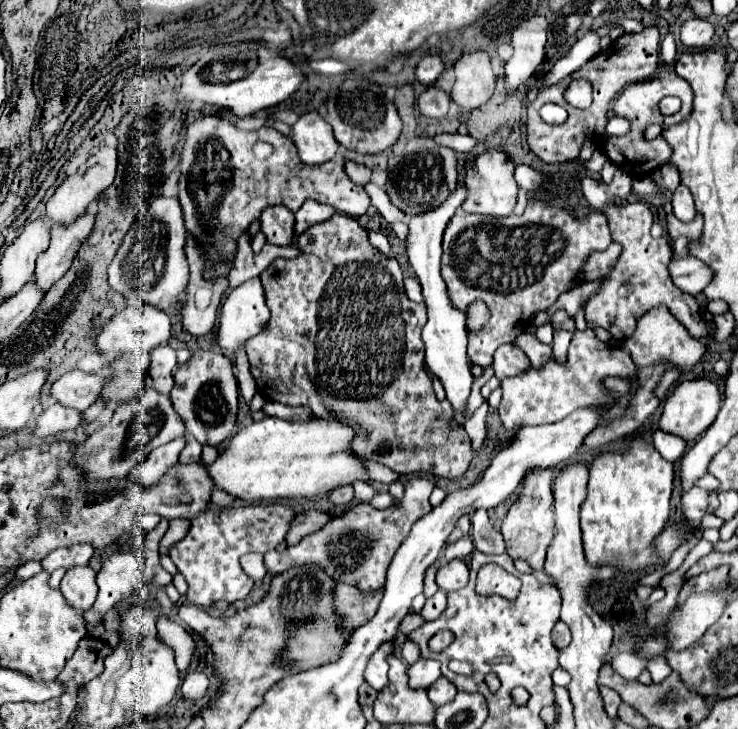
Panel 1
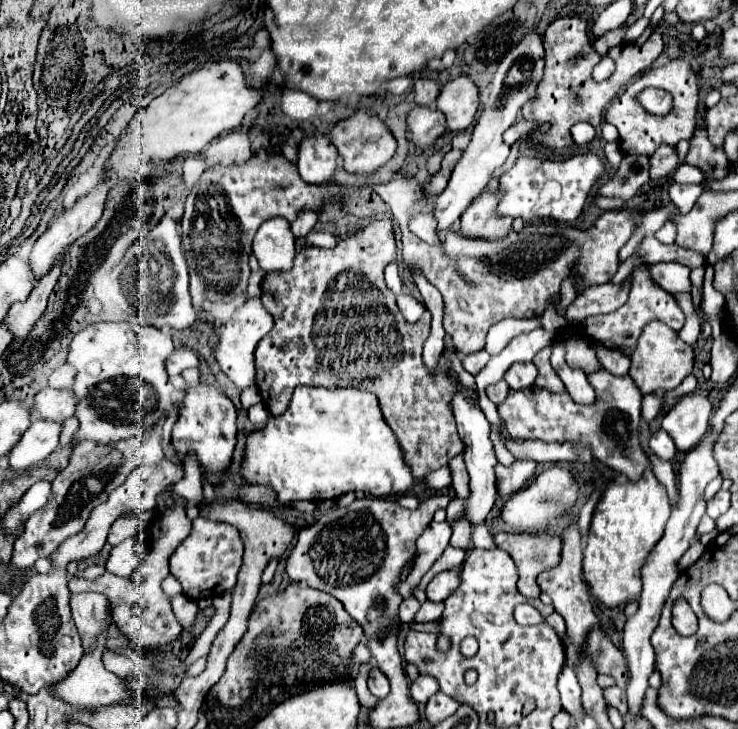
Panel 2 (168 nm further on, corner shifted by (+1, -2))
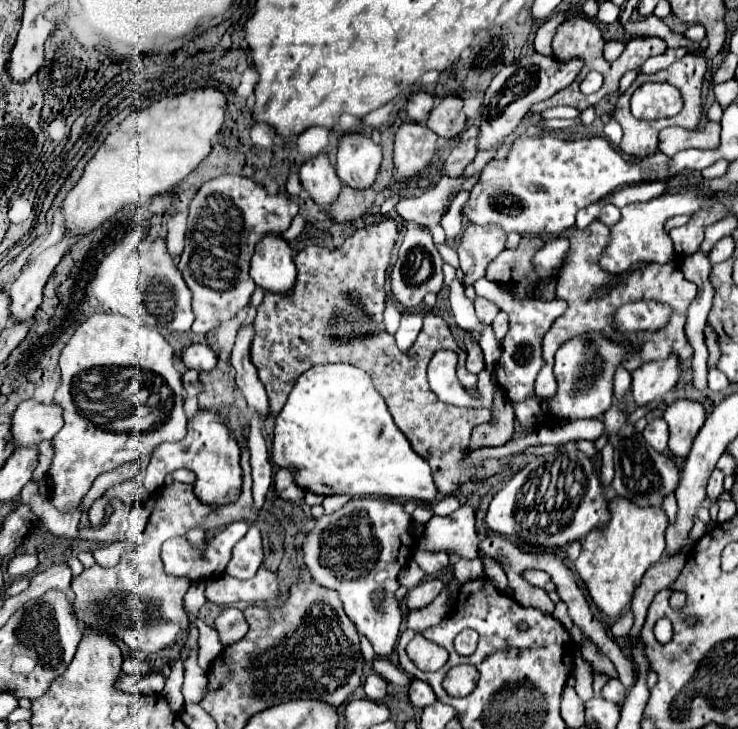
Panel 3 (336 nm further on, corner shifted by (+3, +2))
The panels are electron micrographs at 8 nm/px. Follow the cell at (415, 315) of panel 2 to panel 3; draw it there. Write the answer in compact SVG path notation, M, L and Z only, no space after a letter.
M403 312L401 314L401 324L395 332L395 340L397 340L397 346L401 350L407 350L415 342L415 338L421 330L421 324L423 324L421 320L423 318L421 318L419 312Z

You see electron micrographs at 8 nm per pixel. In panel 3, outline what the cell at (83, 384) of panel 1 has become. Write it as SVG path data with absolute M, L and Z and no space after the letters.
M25 400L17 406L11 420L15 446L37 446L41 440L53 438L63 426L63 410L59 404L41 404Z

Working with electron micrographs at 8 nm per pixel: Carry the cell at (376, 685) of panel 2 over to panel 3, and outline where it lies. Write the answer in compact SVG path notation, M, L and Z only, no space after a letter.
M369 674L369 676L365 678L363 690L365 690L365 694L367 694L369 700L379 702L379 700L383 700L385 694L387 694L387 680L385 680L383 676L379 676L379 674Z

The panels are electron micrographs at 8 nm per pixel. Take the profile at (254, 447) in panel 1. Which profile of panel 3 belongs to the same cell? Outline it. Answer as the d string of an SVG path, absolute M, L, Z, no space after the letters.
M351 364L313 366L297 378L283 410L275 418L271 460L279 468L293 470L293 480L299 488L319 496L389 496L431 502L437 494L429 464L415 454L409 440L395 426L383 396L373 388L371 376Z

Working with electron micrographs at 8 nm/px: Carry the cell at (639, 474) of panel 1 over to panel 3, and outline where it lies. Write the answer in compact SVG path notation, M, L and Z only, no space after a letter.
M621 496L613 498L607 510L611 520L583 538L583 550L575 560L575 570L587 584L597 608L615 618L625 610L625 606L631 604L633 592L641 584L647 568L661 558L665 550L665 528L669 522L663 508L641 508Z

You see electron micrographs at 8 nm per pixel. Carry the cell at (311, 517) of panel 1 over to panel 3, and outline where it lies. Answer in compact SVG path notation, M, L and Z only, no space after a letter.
M229 606L225 608L217 618L215 618L215 628L217 628L217 634L219 634L219 640L223 644L223 648L239 642L245 632L249 630L247 622L245 622L245 616L241 614L239 608L235 606Z

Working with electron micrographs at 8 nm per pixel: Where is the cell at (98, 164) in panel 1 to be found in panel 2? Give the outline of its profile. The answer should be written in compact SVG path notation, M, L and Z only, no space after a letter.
M101 182L101 184L97 184L97 188L91 194L87 194L83 200L79 200L71 210L67 210L63 214L57 214L53 218L53 222L47 228L47 232L37 240L37 244L35 244L33 252L31 252L31 258L29 258L29 266L31 266L33 276L35 276L35 280L33 280L35 286L55 266L55 262L61 258L61 254L67 250L67 246L71 246L71 242L75 242L77 238L87 234L87 230L91 230L91 226L95 226L95 222L101 218L103 202L105 202L107 192L109 192L109 184Z

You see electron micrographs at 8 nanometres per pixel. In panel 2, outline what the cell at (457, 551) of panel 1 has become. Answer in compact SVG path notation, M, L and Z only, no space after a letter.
M449 546L449 548L435 560L435 564L429 568L429 572L421 578L419 588L425 590L427 584L433 579L433 576L437 576L437 574L443 572L443 570L461 570L463 560L465 560L465 554L467 554L465 550L457 550L457 548Z

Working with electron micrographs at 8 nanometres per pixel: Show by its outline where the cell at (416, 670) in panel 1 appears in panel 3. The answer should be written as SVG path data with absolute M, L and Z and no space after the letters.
M413 680L409 684L409 698L411 698L413 706L417 706L417 708L425 708L437 700L433 688L423 680Z

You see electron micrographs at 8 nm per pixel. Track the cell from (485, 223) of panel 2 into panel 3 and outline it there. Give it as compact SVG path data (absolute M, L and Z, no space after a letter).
M469 220L465 222L457 252L467 284L473 284L477 278L485 276L487 264L505 248L505 242L507 234L501 226L477 226Z

